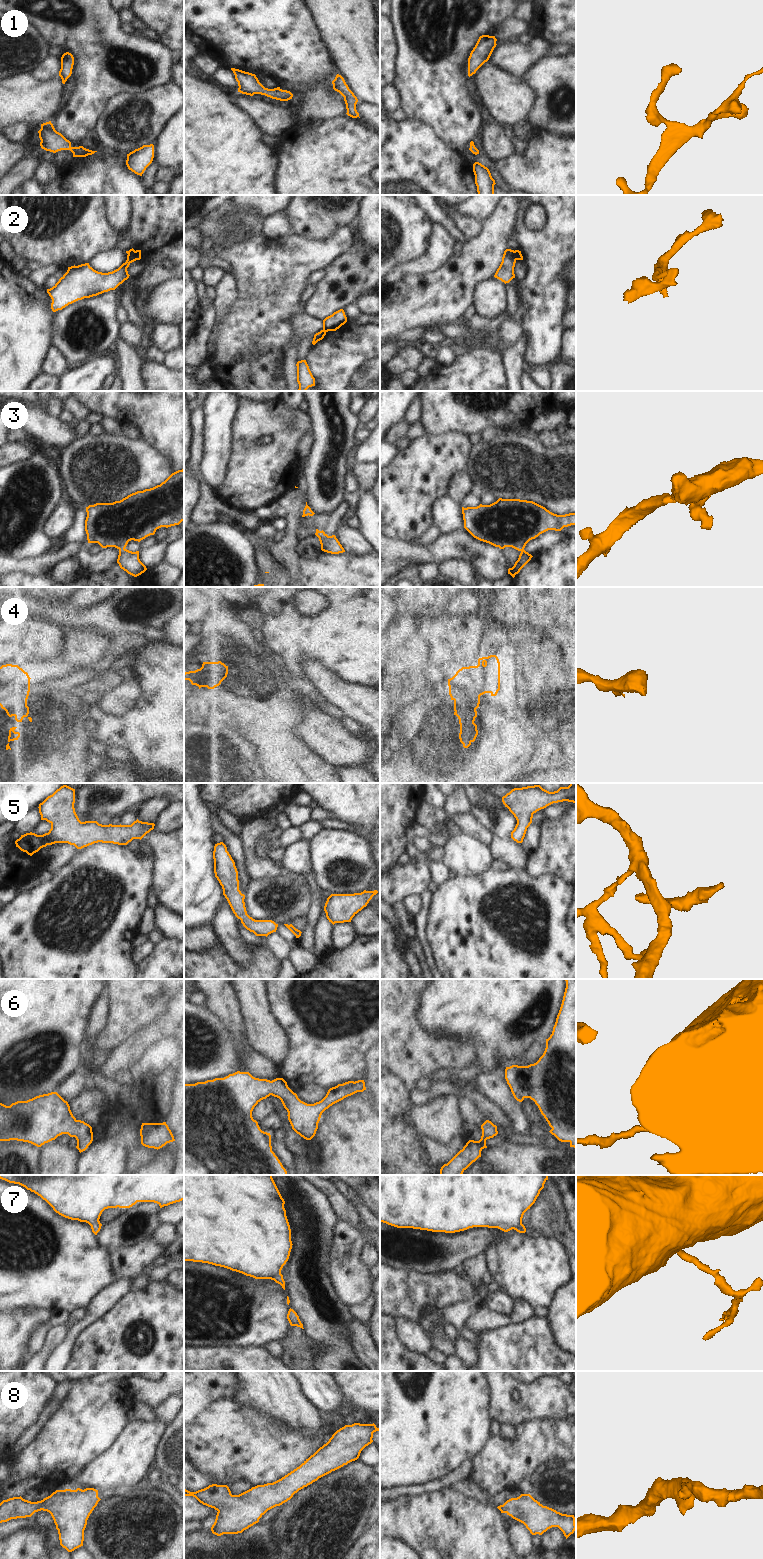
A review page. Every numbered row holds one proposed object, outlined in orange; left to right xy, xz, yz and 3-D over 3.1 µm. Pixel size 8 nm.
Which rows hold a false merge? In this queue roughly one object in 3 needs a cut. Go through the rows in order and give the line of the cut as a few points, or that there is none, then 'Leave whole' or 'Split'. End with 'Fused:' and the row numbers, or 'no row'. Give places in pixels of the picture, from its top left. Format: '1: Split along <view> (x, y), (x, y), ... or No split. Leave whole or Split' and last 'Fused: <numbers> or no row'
1: No split. Leave whole
2: Split along yz (514, 251), (517, 259). Split
3: Split along xy (124, 548), (119, 550). Split
4: Split along xz (220, 661), (208, 673), (204, 679), (203, 686). Split
5: No split. Leave whole
6: No split. Leave whole
7: No split. Leave whole
8: No split. Leave whole
Fused: 2, 3, 4

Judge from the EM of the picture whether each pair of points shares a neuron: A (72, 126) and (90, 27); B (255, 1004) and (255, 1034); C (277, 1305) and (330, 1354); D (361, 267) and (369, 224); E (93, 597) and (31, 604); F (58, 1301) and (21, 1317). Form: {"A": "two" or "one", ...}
{"A": "one", "B": "one", "C": "two", "D": "two", "E": "two", "F": "two"}

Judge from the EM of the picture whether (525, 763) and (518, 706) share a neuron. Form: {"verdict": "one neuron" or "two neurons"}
{"verdict": "two neurons"}

